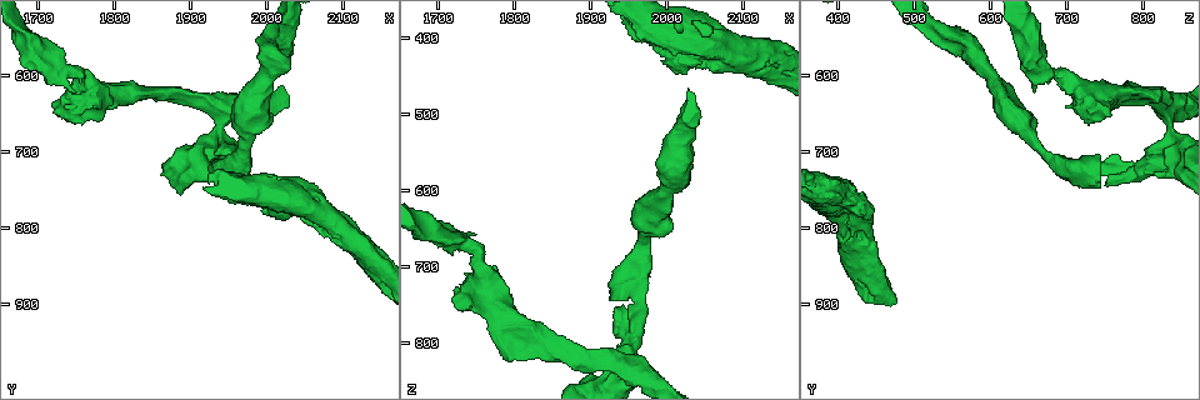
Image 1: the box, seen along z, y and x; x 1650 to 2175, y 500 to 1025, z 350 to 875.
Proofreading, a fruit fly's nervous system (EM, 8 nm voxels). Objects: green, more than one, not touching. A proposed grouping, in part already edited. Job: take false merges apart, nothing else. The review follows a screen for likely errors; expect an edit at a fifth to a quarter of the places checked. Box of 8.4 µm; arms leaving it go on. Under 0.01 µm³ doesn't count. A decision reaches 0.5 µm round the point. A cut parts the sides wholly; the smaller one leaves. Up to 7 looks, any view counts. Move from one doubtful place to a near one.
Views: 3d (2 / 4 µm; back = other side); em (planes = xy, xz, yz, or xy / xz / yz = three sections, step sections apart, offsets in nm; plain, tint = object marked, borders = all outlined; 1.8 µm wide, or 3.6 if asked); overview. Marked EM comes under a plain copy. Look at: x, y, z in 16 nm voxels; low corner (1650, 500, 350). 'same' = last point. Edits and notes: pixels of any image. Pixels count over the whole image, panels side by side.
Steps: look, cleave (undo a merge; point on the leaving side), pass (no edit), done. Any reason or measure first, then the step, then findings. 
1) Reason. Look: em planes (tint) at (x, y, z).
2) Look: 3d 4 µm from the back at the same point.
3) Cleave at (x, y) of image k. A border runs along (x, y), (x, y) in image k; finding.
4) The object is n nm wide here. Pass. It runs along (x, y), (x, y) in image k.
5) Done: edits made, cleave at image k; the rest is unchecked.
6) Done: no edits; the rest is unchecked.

Arms part here. Look: 3d 2 µm at (1955, 720, 795).

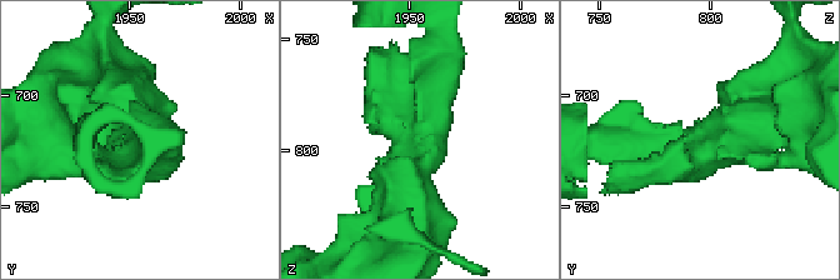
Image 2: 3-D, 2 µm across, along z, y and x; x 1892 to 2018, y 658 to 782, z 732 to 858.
Look: em planes (tint) at (1955, 724, 796).

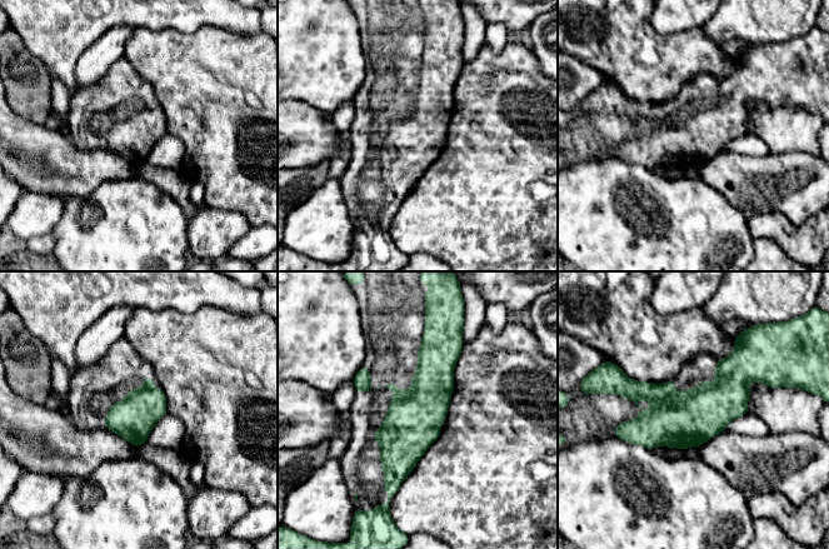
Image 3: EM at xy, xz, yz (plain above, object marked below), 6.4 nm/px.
The object is 280 nm wide here. Pass. It runs along (432, 338), (395, 483) in image 3; continuous, no second neuron.

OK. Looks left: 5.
Look: em 3.6 µm xz step 4 (tint) at (2145, 845, 440).

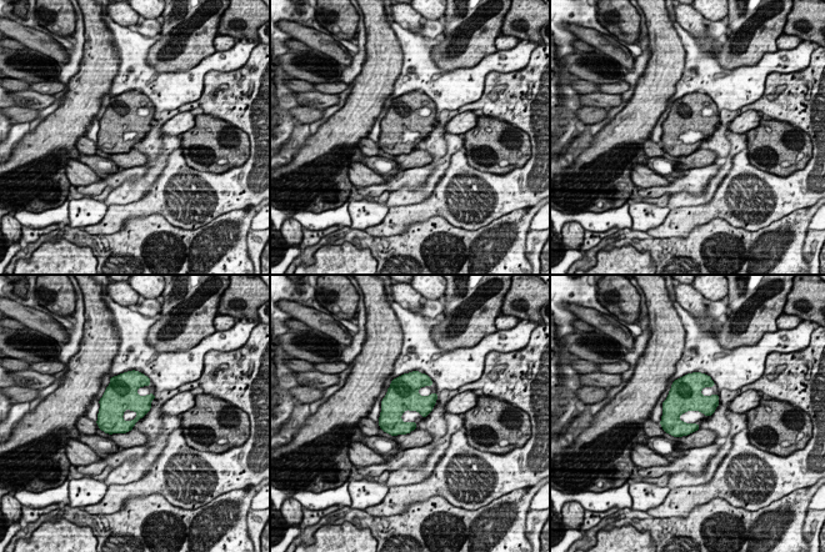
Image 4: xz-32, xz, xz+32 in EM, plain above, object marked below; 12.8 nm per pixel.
Cut it another way. Look: em 3.6 µm planes (tint) at the same point.

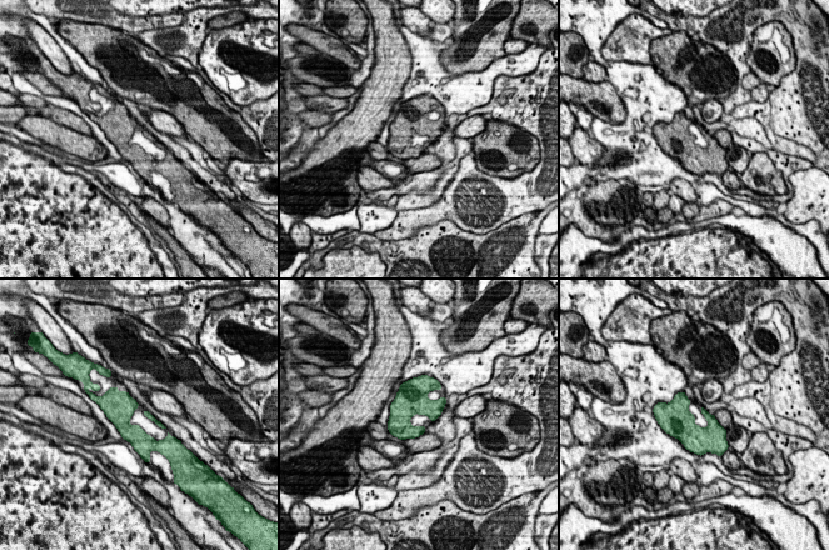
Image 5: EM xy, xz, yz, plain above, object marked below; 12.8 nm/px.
The object is 160 nm wide here. Pass. All the same neuron.

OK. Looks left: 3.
Sharp bend. Look: em 3.6 µm planes (tint) at (2030, 760, 420).

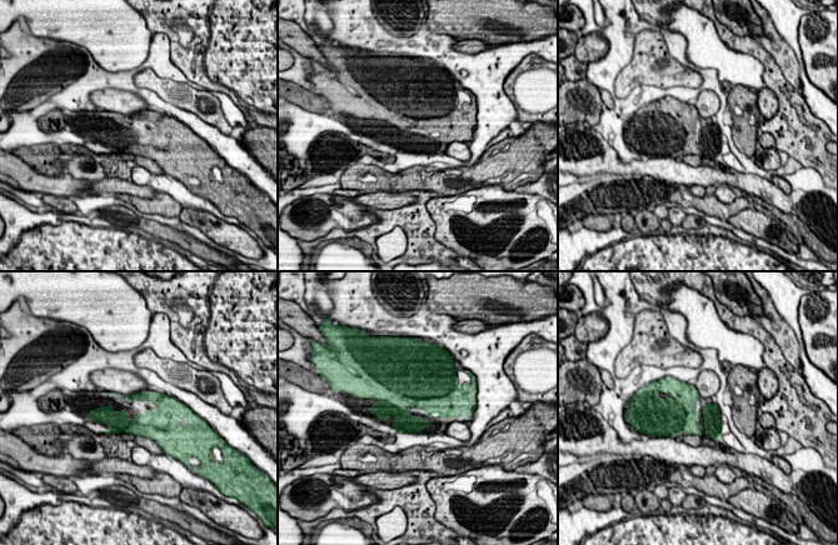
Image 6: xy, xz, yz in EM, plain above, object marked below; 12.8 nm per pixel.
The object is 260 nm wide here. Pass. All the same neuron.

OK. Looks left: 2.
Done: no edits; the rest is unchecked.

